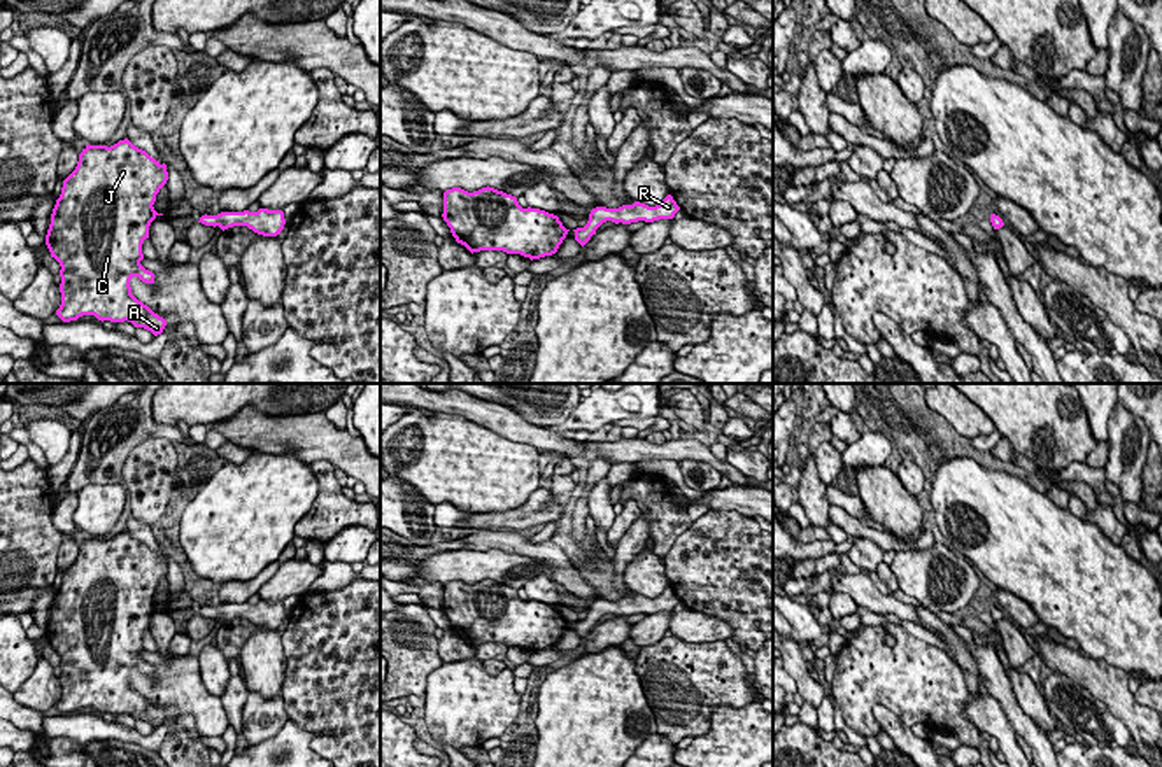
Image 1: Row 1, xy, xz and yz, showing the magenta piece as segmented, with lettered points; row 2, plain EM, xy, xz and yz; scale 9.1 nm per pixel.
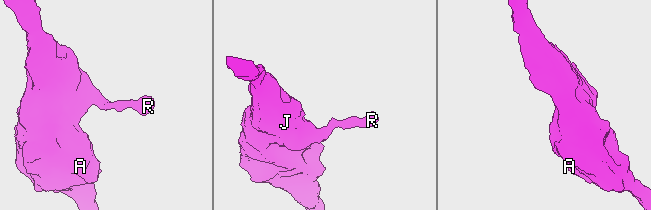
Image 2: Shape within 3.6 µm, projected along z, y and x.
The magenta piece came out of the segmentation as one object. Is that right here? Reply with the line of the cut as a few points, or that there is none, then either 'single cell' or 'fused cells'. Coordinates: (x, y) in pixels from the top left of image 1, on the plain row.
no cut; single cell

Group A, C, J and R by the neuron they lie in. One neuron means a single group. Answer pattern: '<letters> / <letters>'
A C J R

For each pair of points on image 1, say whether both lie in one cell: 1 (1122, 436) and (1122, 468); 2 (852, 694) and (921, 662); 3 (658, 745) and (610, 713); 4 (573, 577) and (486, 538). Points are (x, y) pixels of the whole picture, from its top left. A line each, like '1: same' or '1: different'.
1: same
2: same
3: different
4: same

